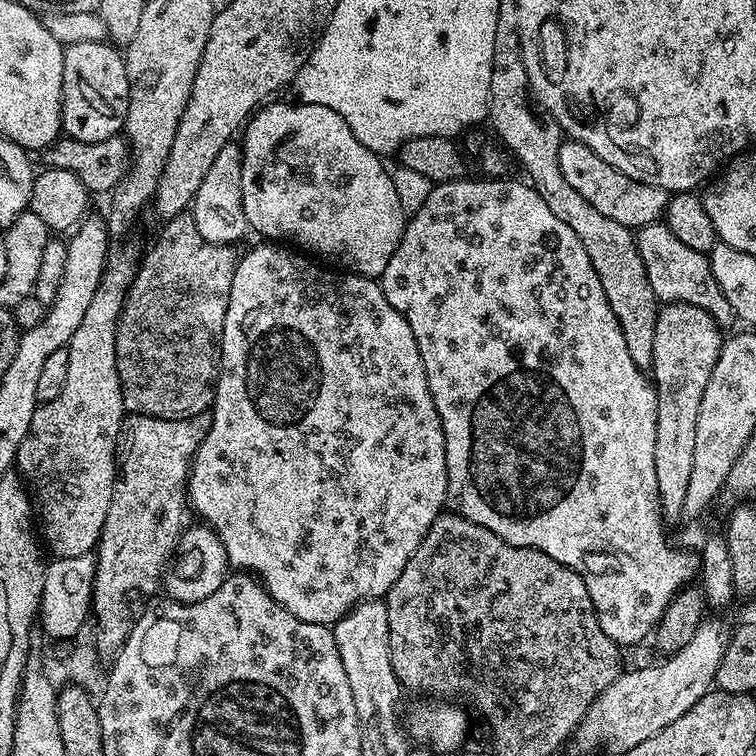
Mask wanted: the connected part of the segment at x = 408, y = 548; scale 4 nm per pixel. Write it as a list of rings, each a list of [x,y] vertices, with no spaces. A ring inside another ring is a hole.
[[[264,242],[261,248],[252,248],[245,256],[243,253],[237,259],[234,282],[230,286],[230,306],[226,310],[226,322],[224,323],[224,333],[220,343],[220,377],[216,383],[216,398],[212,401],[210,409],[212,424],[208,428],[206,438],[198,446],[195,456],[190,461],[188,503],[191,511],[195,515],[197,512],[204,519],[201,521],[218,534],[218,538],[228,555],[229,565],[233,569],[244,574],[255,574],[265,590],[274,598],[274,602],[278,602],[286,610],[290,610],[290,614],[294,614],[294,618],[298,618],[302,622],[314,622],[315,624],[331,626],[337,624],[353,606],[360,604],[363,600],[379,600],[387,597],[388,592],[394,586],[394,582],[398,582],[398,574],[402,574],[402,570],[406,570],[406,562],[410,562],[414,550],[418,550],[422,538],[426,538],[432,523],[445,511],[448,498],[448,471],[446,470],[444,427],[440,421],[440,412],[436,409],[436,403],[430,394],[426,370],[422,366],[422,354],[418,354],[418,342],[414,342],[414,330],[410,330],[406,318],[402,314],[398,314],[398,310],[394,310],[394,306],[390,306],[390,302],[386,302],[386,294],[373,277],[358,276],[348,270],[331,272],[328,268],[319,268],[315,263],[319,264],[315,259],[309,258],[291,247],[277,246],[272,242]]]

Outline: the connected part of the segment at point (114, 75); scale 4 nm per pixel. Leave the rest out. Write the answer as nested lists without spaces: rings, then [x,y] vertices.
[[[104,40],[78,42],[65,47],[60,111],[63,135],[78,142],[106,142],[106,138],[123,133],[129,106],[130,82],[126,78],[124,57],[119,47]]]

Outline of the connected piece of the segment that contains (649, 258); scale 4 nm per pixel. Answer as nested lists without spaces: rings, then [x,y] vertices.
[[[663,222],[647,224],[635,233],[638,254],[642,256],[642,266],[646,266],[646,278],[650,278],[650,287],[654,290],[657,301],[664,304],[689,304],[698,306],[714,318],[721,329],[728,330],[731,324],[737,323],[734,309],[722,295],[718,282],[714,282],[714,274],[710,270],[707,255],[698,250],[690,250],[674,234],[670,234],[668,225]]]

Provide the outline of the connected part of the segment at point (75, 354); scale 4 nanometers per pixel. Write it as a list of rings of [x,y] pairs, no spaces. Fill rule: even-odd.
[[[111,245],[102,282],[98,282],[98,290],[94,290],[94,298],[90,298],[90,306],[82,323],[78,325],[78,330],[74,330],[68,343],[70,370],[66,373],[66,386],[62,386],[62,394],[58,398],[37,406],[34,418],[30,418],[30,430],[26,430],[26,438],[22,438],[18,446],[15,467],[27,487],[39,535],[46,548],[48,543],[53,557],[66,559],[91,553],[100,542],[102,526],[110,510],[118,475],[120,429],[124,426],[126,415],[124,391],[120,388],[114,354],[116,323],[120,320],[120,311],[128,297],[128,288],[136,276],[137,267],[137,261],[132,261],[131,254],[122,245]]]

